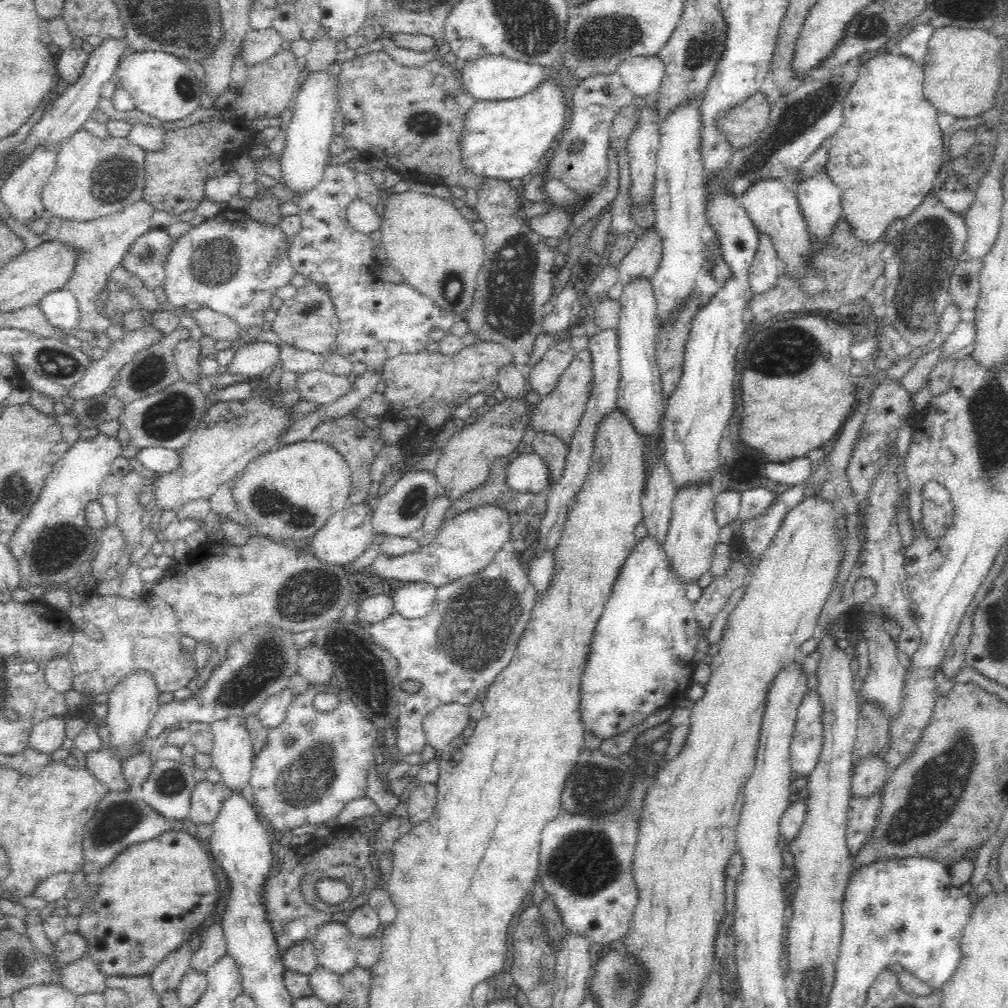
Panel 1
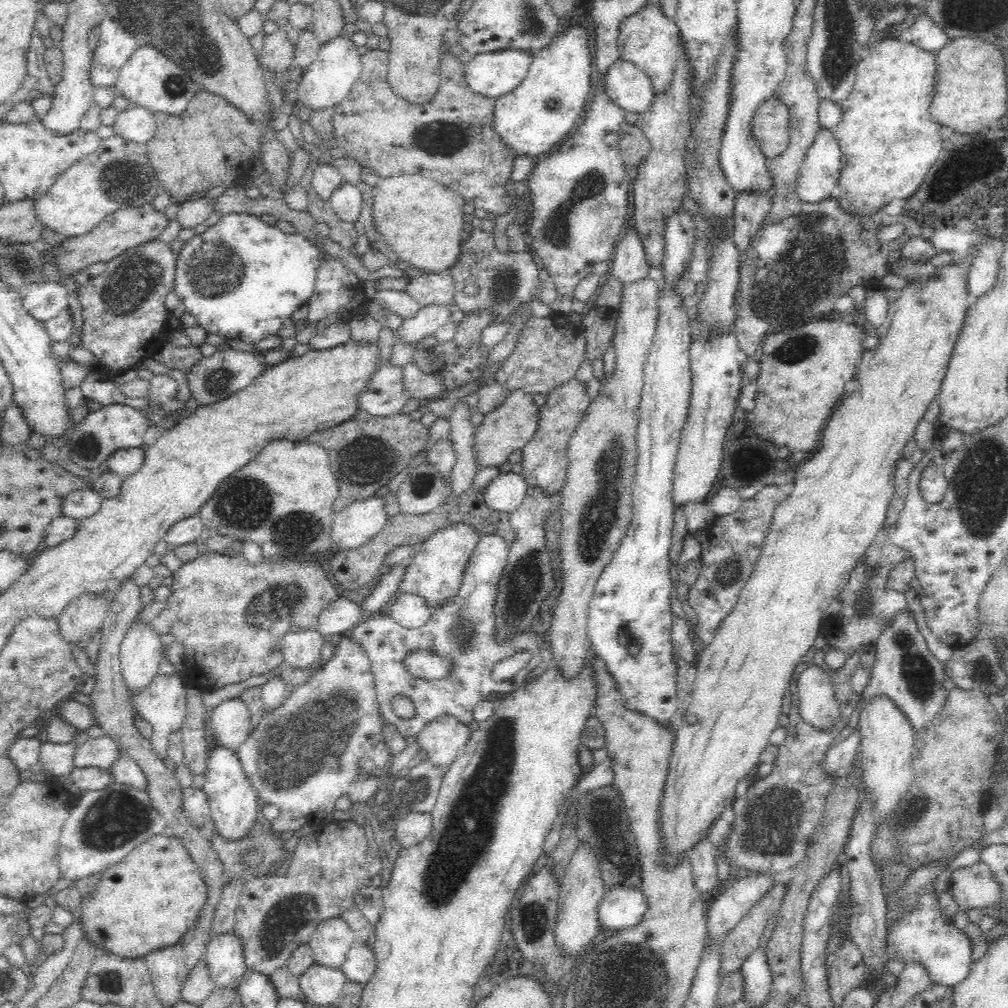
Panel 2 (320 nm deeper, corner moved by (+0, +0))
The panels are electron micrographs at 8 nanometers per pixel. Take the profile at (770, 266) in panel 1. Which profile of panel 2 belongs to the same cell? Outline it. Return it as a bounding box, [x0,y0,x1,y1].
[734,193,772,252]

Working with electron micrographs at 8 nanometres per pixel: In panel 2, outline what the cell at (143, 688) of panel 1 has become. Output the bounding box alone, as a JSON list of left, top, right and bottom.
[119,620,162,700]

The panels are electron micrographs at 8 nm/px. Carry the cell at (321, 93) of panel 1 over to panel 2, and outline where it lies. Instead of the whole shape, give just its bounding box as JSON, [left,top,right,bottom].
[296,36,361,114]

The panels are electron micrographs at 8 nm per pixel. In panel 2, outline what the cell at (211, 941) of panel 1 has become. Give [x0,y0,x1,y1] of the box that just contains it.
[182,958,215,1006]

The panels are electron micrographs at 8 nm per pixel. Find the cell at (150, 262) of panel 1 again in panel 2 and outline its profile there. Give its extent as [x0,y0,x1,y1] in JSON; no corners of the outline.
[78,237,177,378]

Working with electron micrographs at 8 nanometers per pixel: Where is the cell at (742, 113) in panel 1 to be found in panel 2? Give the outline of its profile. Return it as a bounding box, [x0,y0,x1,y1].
[751,96,789,158]

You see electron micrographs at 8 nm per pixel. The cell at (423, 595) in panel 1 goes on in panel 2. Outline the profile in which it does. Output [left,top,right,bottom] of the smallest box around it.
[389,593,432,627]

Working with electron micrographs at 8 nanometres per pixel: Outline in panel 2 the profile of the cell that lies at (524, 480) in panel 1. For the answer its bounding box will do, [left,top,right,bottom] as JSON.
[484,471,528,513]

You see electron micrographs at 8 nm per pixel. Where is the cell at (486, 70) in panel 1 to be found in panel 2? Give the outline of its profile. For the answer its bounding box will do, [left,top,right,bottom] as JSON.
[464,49,532,100]

